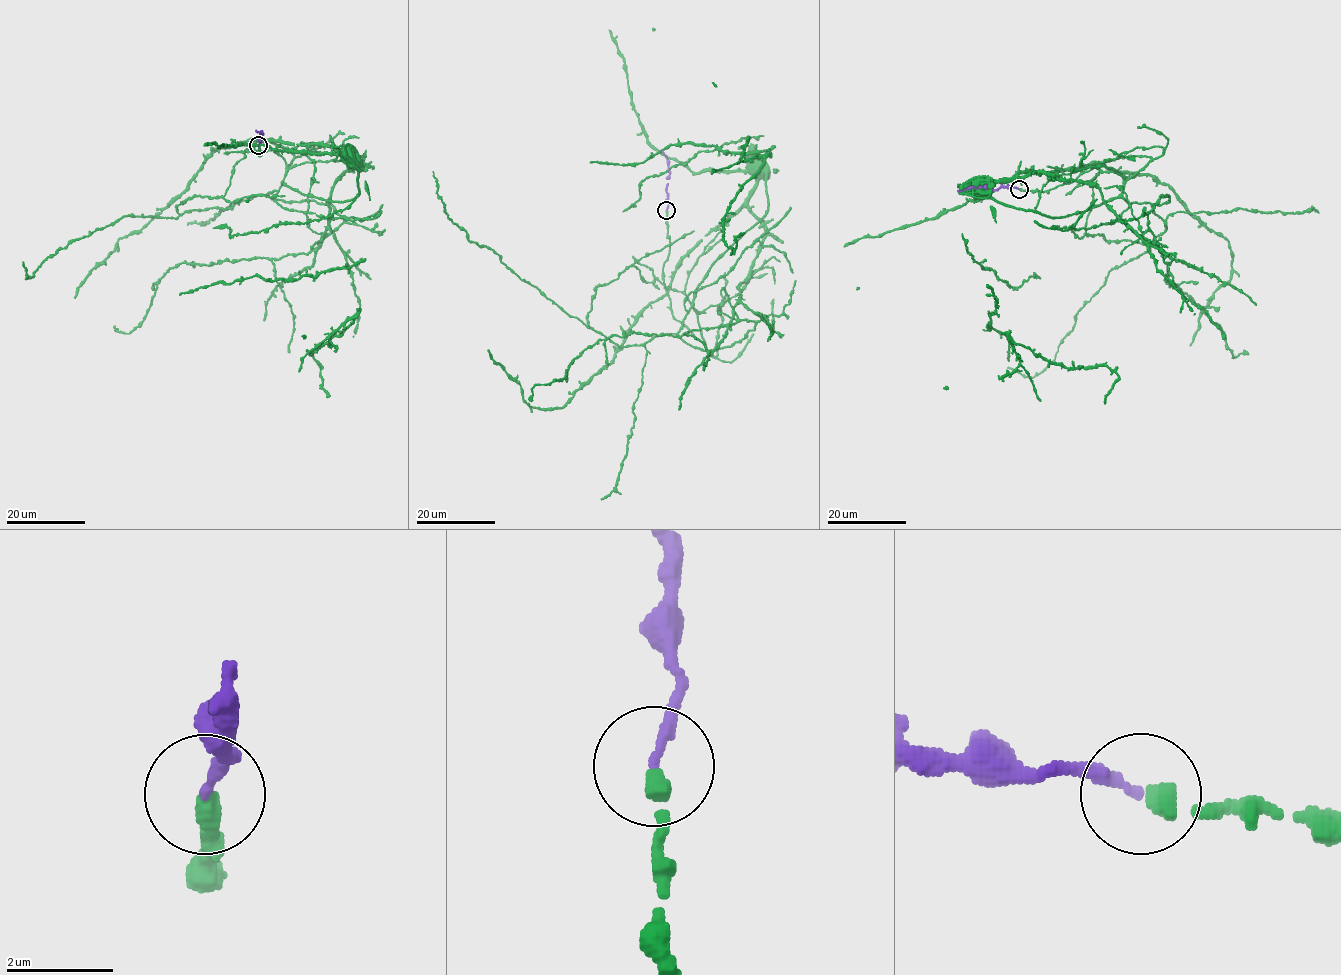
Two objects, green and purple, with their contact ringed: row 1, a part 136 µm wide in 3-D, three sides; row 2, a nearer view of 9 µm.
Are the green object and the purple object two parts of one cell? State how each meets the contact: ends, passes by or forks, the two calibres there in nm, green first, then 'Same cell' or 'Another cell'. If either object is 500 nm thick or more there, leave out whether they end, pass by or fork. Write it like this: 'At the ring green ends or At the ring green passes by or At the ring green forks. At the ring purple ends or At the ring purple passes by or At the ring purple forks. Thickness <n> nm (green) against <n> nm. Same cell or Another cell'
At the ring green ends. At the ring purple ends. Thickness 340 nm (green) against 190 nm. Same cell

